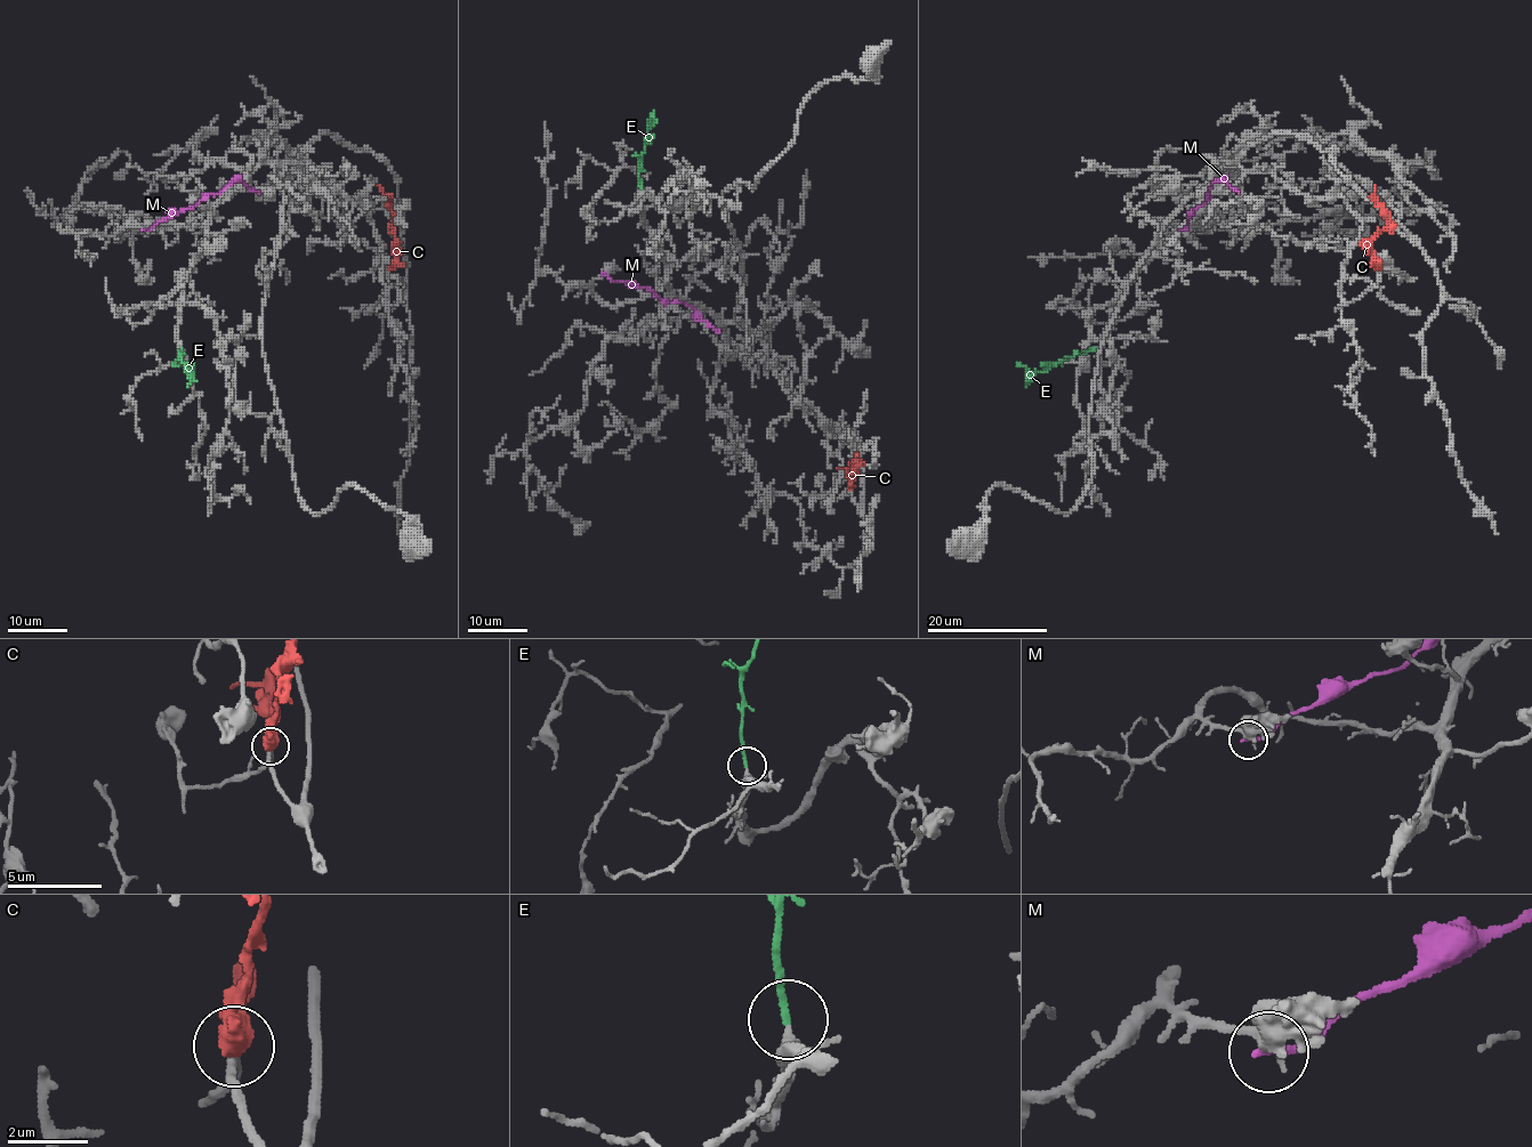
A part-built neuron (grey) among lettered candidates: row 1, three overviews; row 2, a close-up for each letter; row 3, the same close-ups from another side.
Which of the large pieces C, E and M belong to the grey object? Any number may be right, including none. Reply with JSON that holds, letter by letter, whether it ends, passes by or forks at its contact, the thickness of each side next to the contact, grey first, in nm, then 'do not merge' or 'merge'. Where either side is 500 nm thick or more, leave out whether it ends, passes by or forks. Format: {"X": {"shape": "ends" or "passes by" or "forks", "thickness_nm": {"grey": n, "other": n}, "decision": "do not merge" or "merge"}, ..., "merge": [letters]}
{"C": {"shape": "forks", "thickness_nm": {"grey": 220, "other": 460}, "decision": "do not merge"}, "E": {"shape": "ends", "thickness_nm": {"grey": 320, "other": 170}, "decision": "merge"}, "M": {"shape": "ends", "thickness_nm": {"grey": 400, "other": 200}, "decision": "do not merge"}, "merge": ["E"]}

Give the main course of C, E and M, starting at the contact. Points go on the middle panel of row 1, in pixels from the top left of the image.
C: (851, 486), (854, 465), (849, 474)
E: (640, 187), (639, 159), (654, 110)
M: (606, 275), (617, 282), (633, 282), (651, 290), (660, 299), (687, 304), (718, 332)

